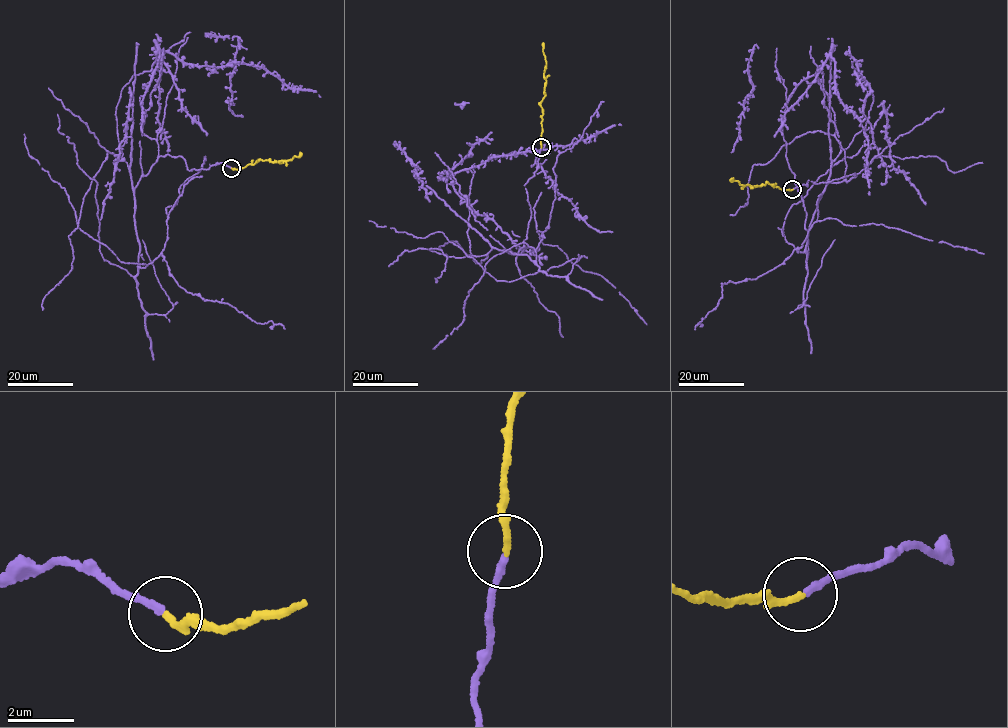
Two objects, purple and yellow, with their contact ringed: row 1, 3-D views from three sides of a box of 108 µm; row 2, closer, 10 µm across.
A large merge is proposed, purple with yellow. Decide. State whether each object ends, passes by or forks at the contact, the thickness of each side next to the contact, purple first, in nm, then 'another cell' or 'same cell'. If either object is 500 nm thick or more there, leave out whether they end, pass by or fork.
purple ends | yellow ends | 200/200 nm | same cell

